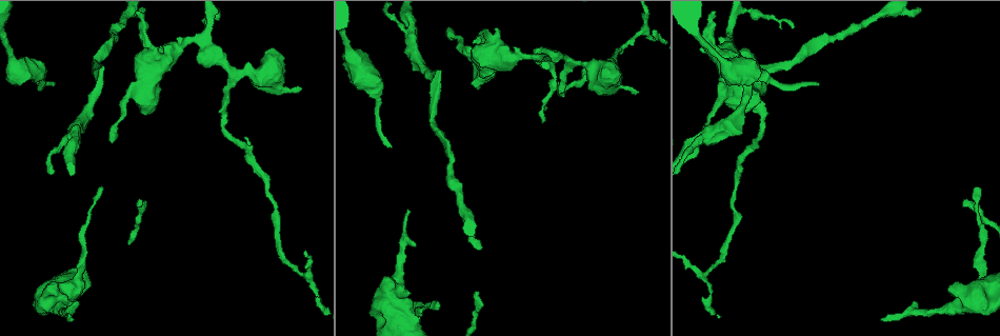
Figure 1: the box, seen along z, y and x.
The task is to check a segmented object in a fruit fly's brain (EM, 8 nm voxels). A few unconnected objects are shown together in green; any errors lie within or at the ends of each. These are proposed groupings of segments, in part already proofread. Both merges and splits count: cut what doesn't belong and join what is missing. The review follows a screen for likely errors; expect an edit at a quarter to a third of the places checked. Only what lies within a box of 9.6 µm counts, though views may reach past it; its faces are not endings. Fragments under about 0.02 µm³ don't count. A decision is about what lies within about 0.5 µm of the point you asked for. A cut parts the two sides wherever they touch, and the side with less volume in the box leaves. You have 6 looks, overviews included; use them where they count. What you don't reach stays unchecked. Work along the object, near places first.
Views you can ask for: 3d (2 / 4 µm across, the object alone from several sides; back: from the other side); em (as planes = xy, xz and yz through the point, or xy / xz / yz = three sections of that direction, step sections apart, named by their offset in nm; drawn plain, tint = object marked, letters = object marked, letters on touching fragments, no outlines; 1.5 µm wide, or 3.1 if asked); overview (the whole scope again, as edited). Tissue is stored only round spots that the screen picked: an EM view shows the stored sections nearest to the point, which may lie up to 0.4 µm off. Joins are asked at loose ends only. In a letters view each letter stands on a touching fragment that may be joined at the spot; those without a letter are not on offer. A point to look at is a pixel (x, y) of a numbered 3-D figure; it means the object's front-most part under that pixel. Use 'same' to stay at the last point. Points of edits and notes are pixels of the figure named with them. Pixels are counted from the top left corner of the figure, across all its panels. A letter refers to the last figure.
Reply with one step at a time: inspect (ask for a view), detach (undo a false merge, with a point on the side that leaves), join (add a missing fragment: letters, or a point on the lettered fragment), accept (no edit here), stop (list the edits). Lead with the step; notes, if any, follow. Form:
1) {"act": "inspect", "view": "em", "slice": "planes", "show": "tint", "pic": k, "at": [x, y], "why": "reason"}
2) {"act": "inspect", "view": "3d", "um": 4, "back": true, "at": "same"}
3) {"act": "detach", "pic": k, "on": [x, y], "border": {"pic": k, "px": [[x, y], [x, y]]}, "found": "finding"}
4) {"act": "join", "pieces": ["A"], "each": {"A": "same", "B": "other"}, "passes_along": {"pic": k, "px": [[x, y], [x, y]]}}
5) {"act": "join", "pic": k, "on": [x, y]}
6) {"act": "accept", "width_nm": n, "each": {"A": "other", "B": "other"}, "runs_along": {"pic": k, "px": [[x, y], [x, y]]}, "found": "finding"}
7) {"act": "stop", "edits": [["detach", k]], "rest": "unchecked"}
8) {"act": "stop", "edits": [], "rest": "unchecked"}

{"act": "inspect", "view": "3d", "um": 4, "back": true, "pic": 1, "at": [53, 82], "why": "branch stops here"}

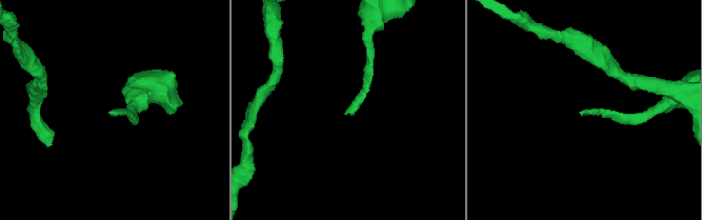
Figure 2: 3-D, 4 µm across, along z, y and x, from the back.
{"act": "inspect", "view": "em", "slice": "planes", "show": "plain", "pic": 2, "at": [346, 112], "why": "need the tissue"}

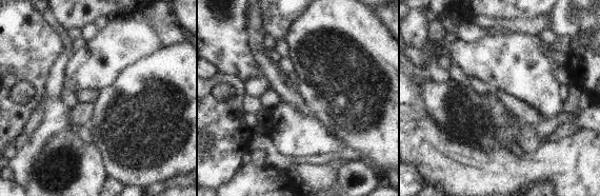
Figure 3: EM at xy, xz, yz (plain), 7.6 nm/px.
{"act": "inspect", "view": "em", "slice": "planes", "show": "letters", "at": "same"}

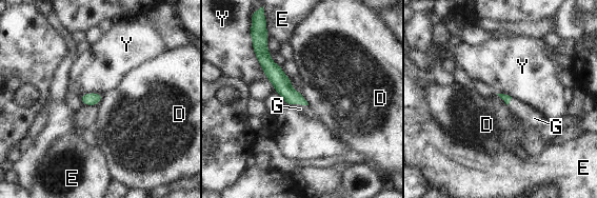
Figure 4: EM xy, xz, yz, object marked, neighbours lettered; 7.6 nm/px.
{"act": "join", "pieces": ["G"], "each": {"D": "other", "E": "other", "G": "same", "Y": "other"}, "passes_along": {"pic": 4, "px": [[282, 85], [300, 103], [300, 109]]}, "found": "it goes on there"}

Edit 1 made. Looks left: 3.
{"act": "inspect", "view": "overview"}

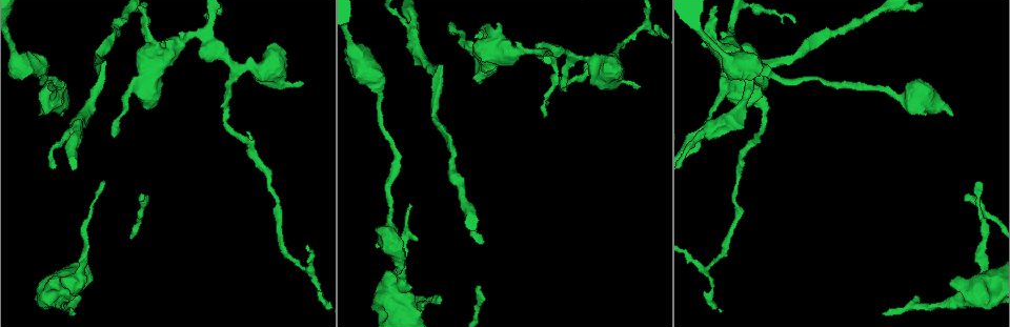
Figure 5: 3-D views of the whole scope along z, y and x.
{"act": "inspect", "view": "em", "slice": "xy", "step": 8, "show": "tint", "pic": 5, "at": [702, 45], "why": "thick end"}

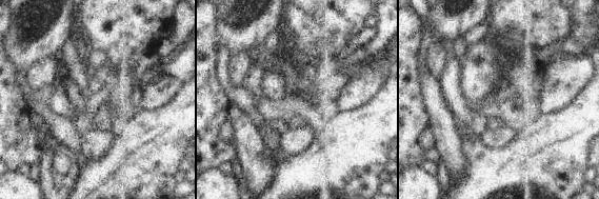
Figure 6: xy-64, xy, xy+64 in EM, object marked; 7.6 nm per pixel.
{"act": "inspect", "view": "em", "slice": "planes", "show": "letters", "at": "same"}

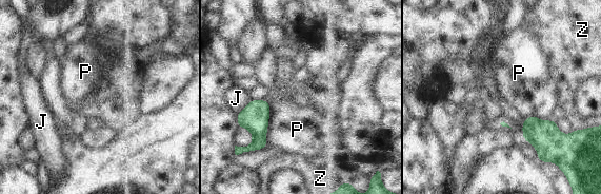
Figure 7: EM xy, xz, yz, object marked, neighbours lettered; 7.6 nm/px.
{"act": "accept", "each": {"J": "other", "P": "other", "Z": "other"}, "border": {"pic": 7, "px": [[265, 98], [269, 109], [268, 147]]}, "found": "no lettered fragment goes on from it"}

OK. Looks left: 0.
{"act": "stop", "edits": [["join", 4]], "rest": "unchecked"}

